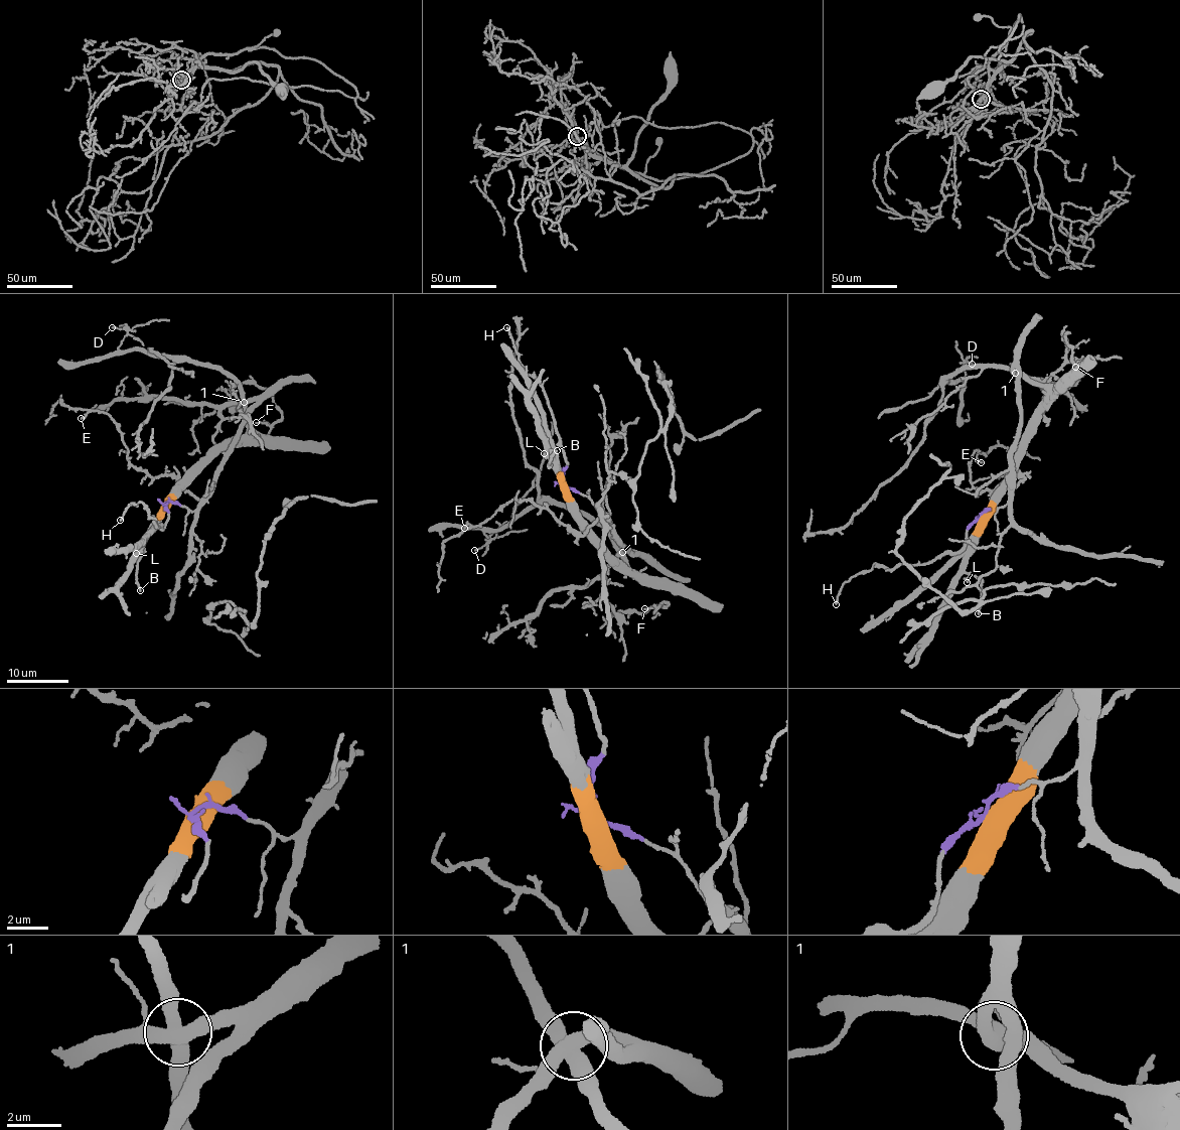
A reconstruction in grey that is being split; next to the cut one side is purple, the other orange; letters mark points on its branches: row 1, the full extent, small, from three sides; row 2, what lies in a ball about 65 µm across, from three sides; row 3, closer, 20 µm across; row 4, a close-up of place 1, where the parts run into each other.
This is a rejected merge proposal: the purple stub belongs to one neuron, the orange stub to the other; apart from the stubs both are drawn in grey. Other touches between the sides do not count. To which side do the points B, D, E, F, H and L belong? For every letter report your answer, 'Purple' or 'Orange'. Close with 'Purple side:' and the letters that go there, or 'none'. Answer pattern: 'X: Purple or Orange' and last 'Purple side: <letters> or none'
B: Orange
D: Orange
E: Purple
F: Purple
H: Purple
L: Orange
Purple side: E, F, H

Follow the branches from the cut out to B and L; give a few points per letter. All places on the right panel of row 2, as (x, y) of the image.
B: (981, 517), (981, 531), (964, 569), (978, 579), (982, 588), (982, 606), (978, 613)
L: (981, 517), (981, 531), (964, 569), (969, 577), (968, 582)

